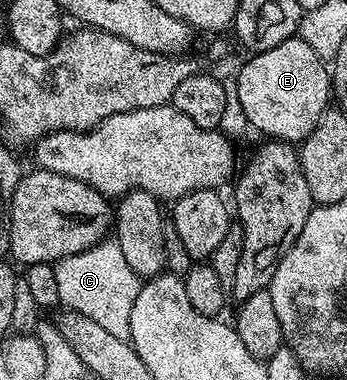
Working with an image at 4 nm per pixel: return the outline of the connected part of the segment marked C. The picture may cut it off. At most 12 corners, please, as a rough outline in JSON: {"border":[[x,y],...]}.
{"border":[[115,238],[58,260],[58,297],[130,340],[142,280]]}

